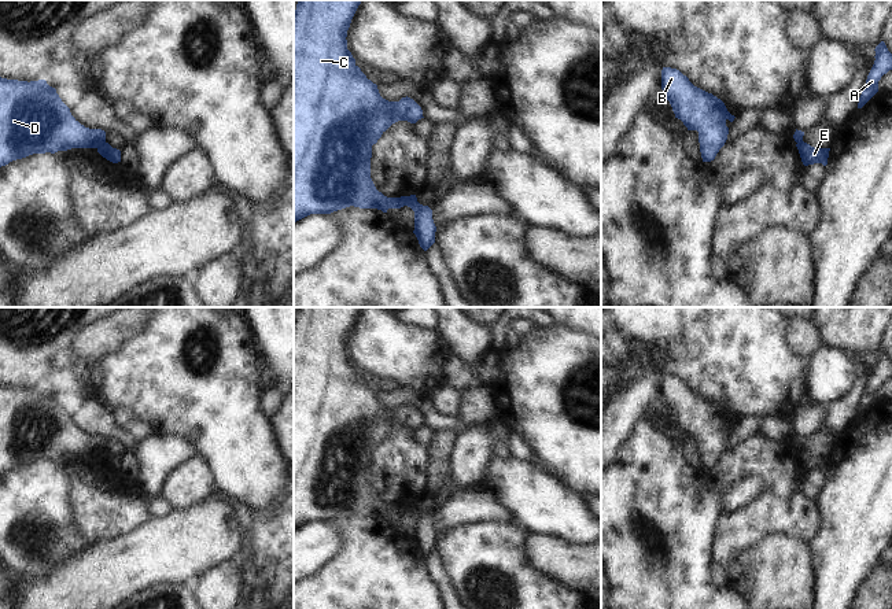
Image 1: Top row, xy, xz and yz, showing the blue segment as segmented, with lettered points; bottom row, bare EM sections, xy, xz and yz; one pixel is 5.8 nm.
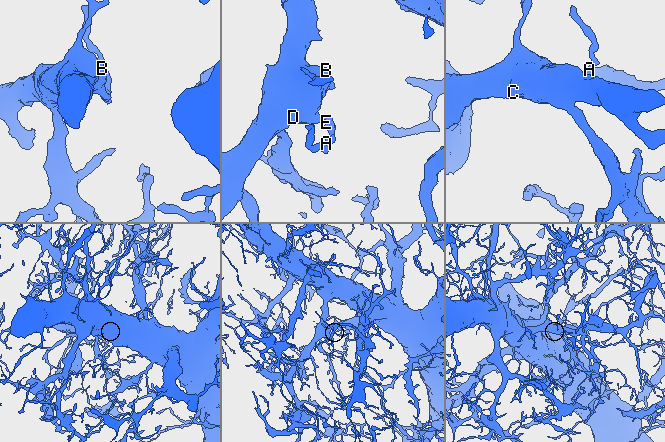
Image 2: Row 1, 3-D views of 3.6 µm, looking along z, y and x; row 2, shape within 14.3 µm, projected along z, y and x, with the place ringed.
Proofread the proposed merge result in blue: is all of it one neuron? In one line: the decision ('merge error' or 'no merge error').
merge error

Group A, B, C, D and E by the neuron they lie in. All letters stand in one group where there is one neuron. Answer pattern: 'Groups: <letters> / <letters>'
Groups: A E / B C D.

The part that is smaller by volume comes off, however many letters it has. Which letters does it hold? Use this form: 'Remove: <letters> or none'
Remove: A, E

